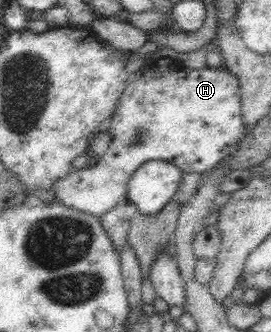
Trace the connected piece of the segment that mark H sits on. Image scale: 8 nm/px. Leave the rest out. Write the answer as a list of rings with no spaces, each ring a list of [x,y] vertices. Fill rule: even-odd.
[[[147,61],[135,74],[129,74],[127,86],[121,95],[107,132],[111,134],[109,149],[89,167],[74,170],[67,178],[60,178],[53,192],[56,201],[67,207],[101,217],[115,205],[128,202],[128,184],[138,167],[151,160],[163,160],[175,164],[184,173],[202,175],[215,168],[227,155],[231,154],[243,137],[245,124],[241,114],[241,88],[237,77],[230,72],[211,67],[186,69],[179,63],[159,70],[153,62]]]

